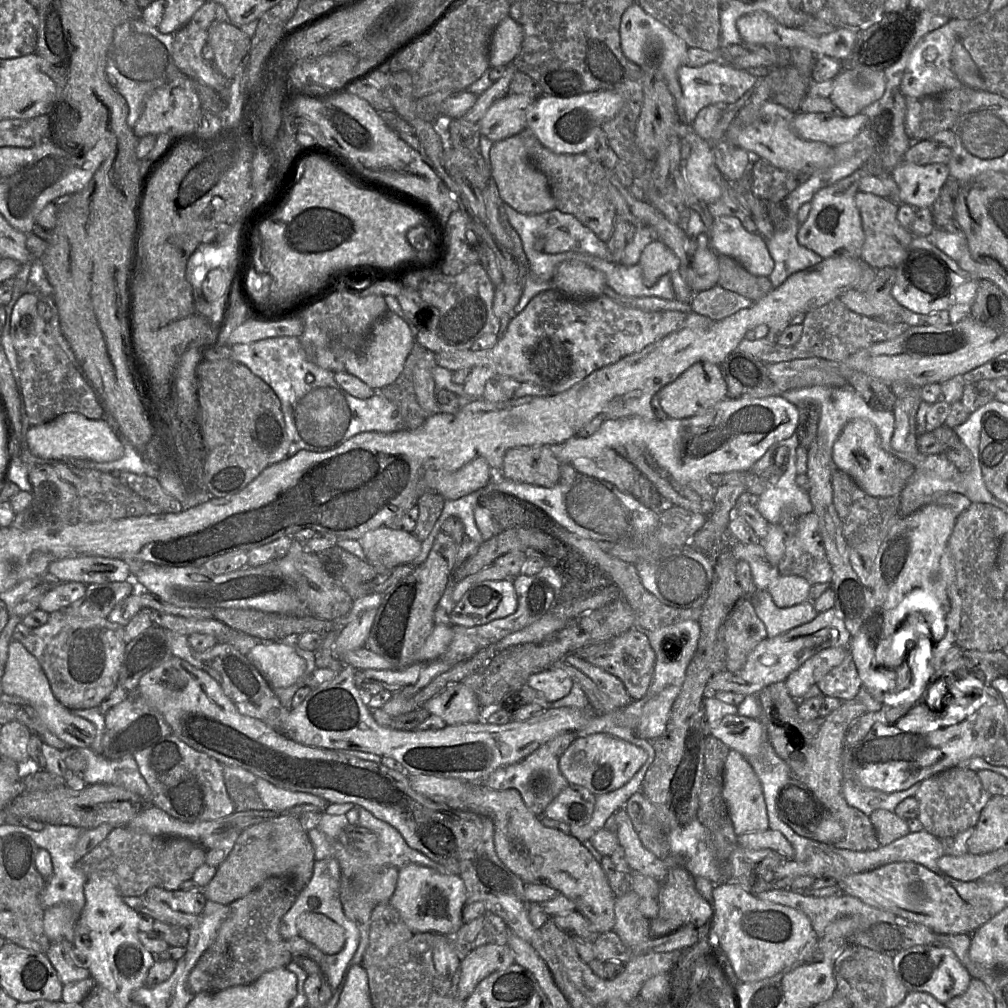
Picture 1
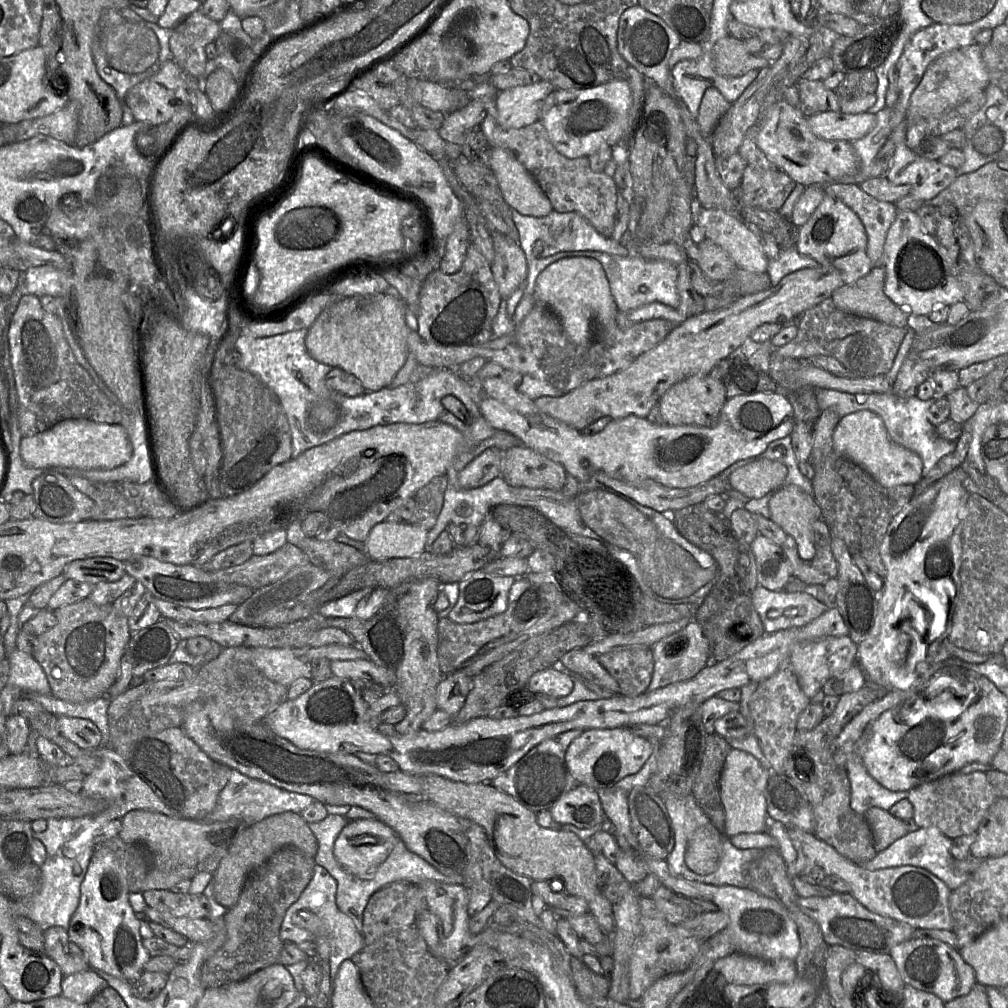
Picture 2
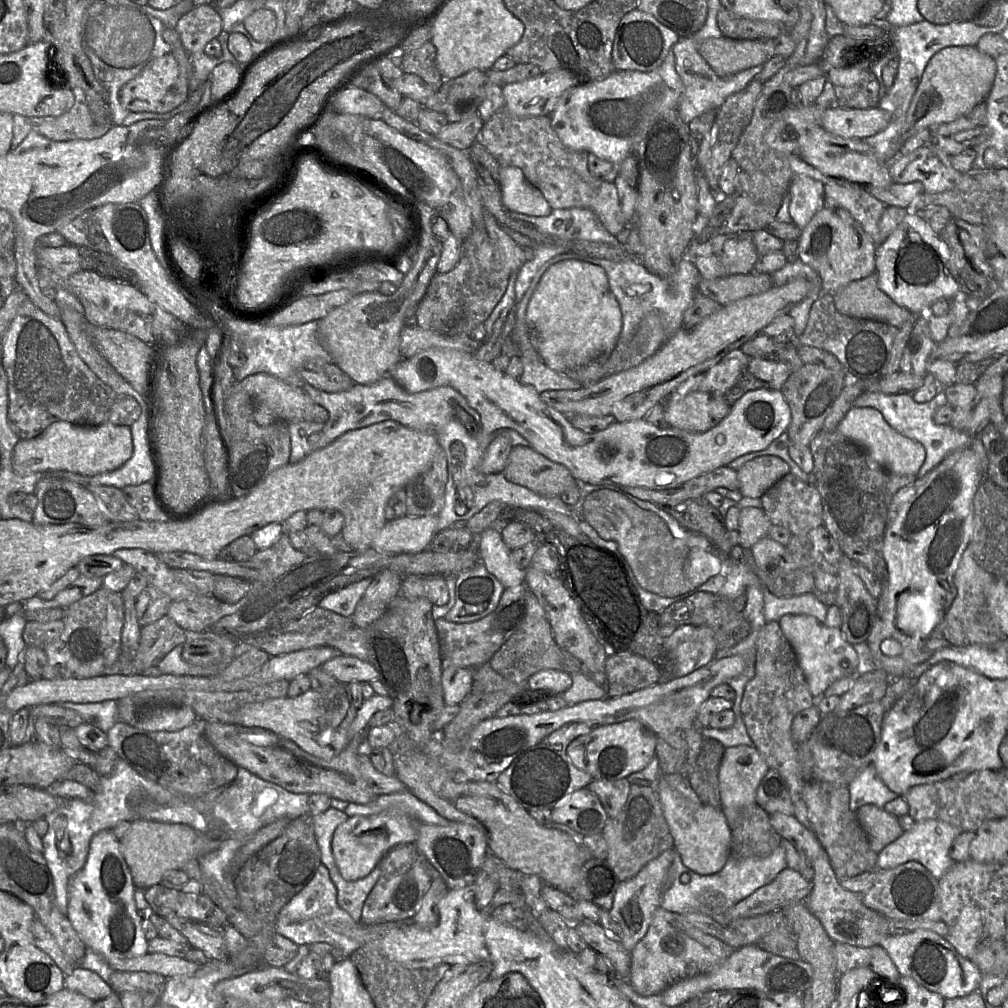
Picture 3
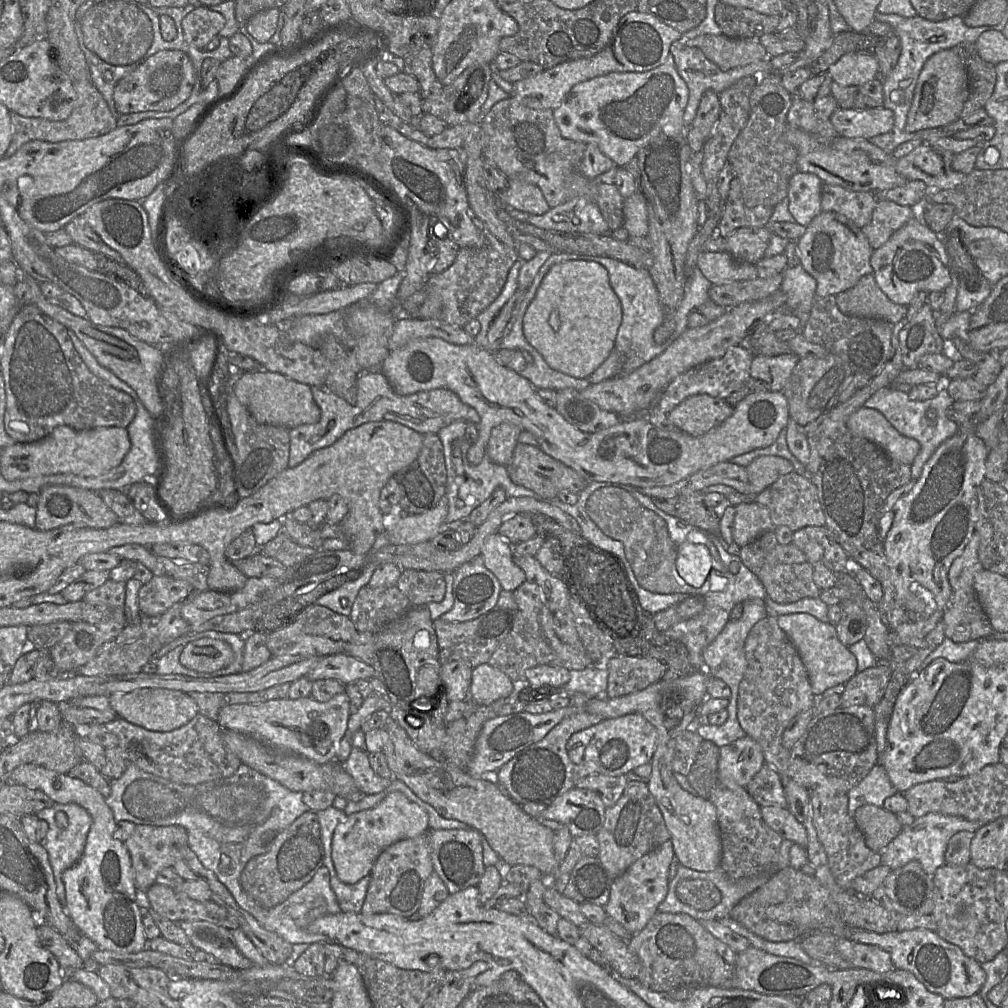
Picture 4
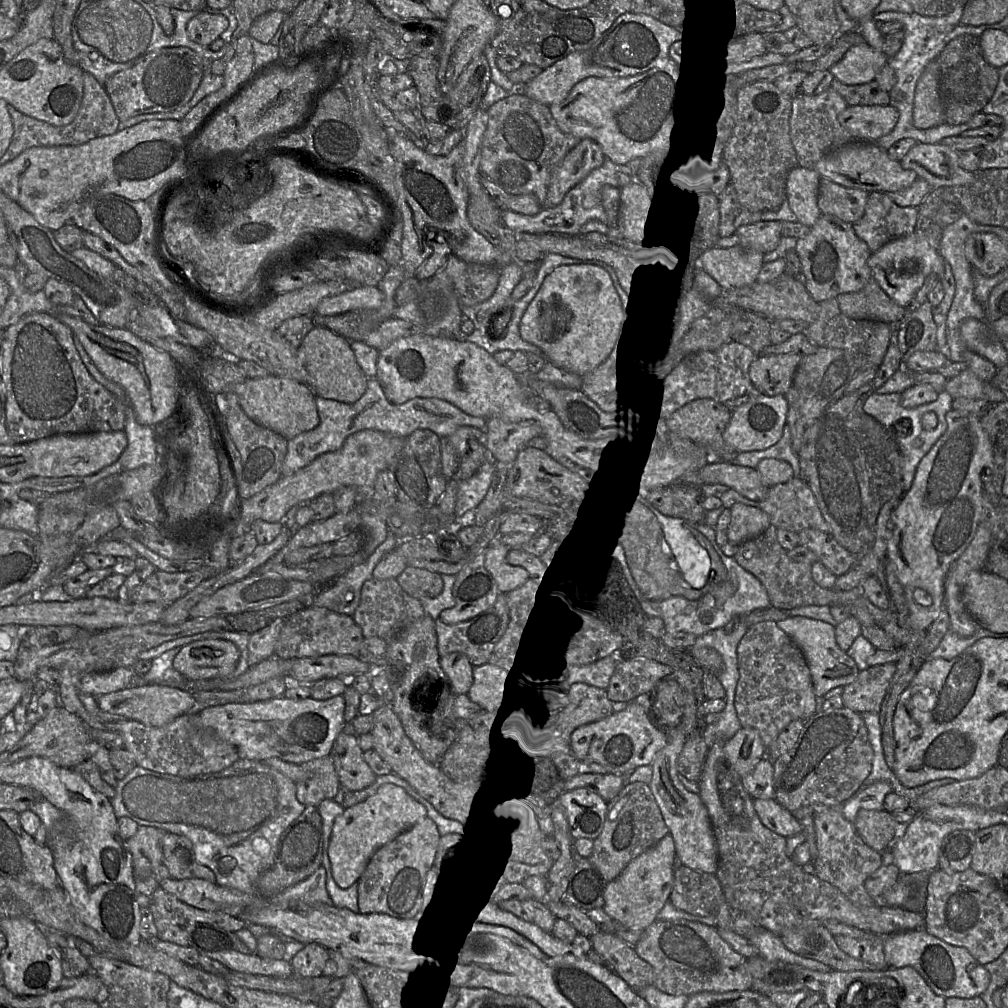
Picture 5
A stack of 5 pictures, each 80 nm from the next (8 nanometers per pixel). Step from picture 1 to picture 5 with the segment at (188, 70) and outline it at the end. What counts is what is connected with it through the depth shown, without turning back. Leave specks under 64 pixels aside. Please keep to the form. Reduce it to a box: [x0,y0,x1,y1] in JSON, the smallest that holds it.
[187,9,229,47]

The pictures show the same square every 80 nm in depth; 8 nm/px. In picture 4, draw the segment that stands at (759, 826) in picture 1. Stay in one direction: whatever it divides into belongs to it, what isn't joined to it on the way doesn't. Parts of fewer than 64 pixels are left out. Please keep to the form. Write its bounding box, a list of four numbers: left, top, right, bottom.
[718,735,764,788]

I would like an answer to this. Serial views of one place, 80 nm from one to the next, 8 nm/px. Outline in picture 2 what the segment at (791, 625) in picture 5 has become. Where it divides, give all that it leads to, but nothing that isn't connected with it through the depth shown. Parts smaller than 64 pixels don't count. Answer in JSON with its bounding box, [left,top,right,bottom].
[789,636,857,699]

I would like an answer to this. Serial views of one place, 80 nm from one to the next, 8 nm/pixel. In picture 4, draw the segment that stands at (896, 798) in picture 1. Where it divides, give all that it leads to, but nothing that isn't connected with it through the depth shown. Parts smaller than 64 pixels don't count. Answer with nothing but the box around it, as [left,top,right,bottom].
[848,764,898,815]

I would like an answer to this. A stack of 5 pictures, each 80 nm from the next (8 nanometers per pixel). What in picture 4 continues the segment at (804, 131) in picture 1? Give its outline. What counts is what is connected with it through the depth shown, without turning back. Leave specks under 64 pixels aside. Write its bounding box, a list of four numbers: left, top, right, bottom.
[831,107,894,139]

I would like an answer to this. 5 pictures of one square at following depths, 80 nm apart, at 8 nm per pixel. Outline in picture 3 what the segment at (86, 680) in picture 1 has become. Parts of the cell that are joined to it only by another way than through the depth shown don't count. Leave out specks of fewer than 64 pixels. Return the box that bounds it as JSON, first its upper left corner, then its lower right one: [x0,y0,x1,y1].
[42,587,124,678]

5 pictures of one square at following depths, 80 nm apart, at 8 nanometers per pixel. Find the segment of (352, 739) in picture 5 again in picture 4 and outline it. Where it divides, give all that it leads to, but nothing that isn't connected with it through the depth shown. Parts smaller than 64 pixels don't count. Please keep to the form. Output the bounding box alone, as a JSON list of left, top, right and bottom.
[342,747,391,795]

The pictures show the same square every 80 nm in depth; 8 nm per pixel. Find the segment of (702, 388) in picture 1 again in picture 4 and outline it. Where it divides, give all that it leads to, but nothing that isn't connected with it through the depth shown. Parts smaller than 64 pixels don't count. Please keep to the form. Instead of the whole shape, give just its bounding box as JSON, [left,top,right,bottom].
[667,394,733,436]

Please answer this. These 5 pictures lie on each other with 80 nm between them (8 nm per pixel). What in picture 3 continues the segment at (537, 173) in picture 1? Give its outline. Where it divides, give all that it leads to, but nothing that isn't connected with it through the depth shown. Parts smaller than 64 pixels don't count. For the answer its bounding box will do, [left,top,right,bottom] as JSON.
[499,166,553,216]

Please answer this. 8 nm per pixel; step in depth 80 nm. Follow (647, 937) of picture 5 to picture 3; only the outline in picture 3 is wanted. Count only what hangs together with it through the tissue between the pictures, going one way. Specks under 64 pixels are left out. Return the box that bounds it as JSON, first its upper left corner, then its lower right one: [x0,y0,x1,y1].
[629,907,734,995]

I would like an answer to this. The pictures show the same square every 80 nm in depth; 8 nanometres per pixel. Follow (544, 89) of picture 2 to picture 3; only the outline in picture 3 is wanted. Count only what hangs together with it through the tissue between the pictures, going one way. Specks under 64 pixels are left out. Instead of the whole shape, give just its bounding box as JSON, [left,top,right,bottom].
[502,70,578,118]

